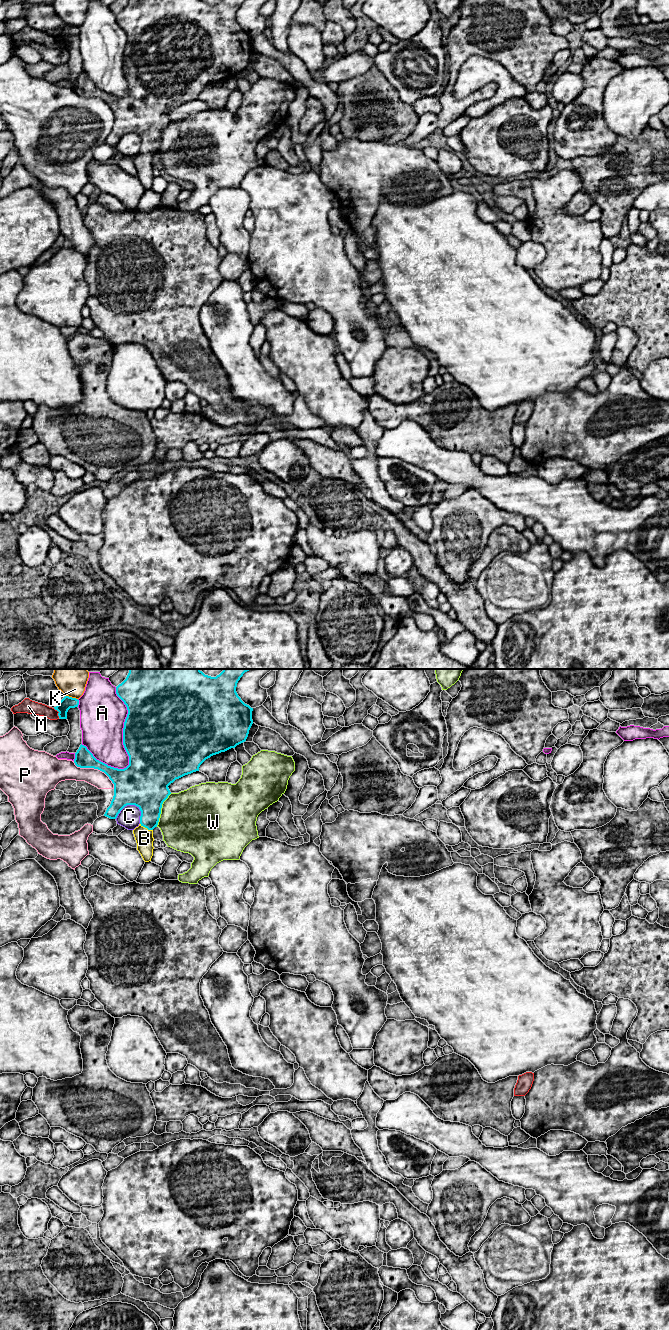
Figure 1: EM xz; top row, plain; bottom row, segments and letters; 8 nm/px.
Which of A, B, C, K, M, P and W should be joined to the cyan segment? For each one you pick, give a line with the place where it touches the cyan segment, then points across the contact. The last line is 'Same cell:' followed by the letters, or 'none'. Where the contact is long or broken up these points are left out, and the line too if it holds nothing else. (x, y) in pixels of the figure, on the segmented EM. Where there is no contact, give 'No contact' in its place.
B: Touches cyan at xz (146, 827). Path across: xz (149, 796), (149, 820), (146, 827), (144, 838)
Same cell: B

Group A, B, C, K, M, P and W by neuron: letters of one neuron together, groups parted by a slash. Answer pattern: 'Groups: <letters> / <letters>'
Groups: A / B / C / K / M / P / W

